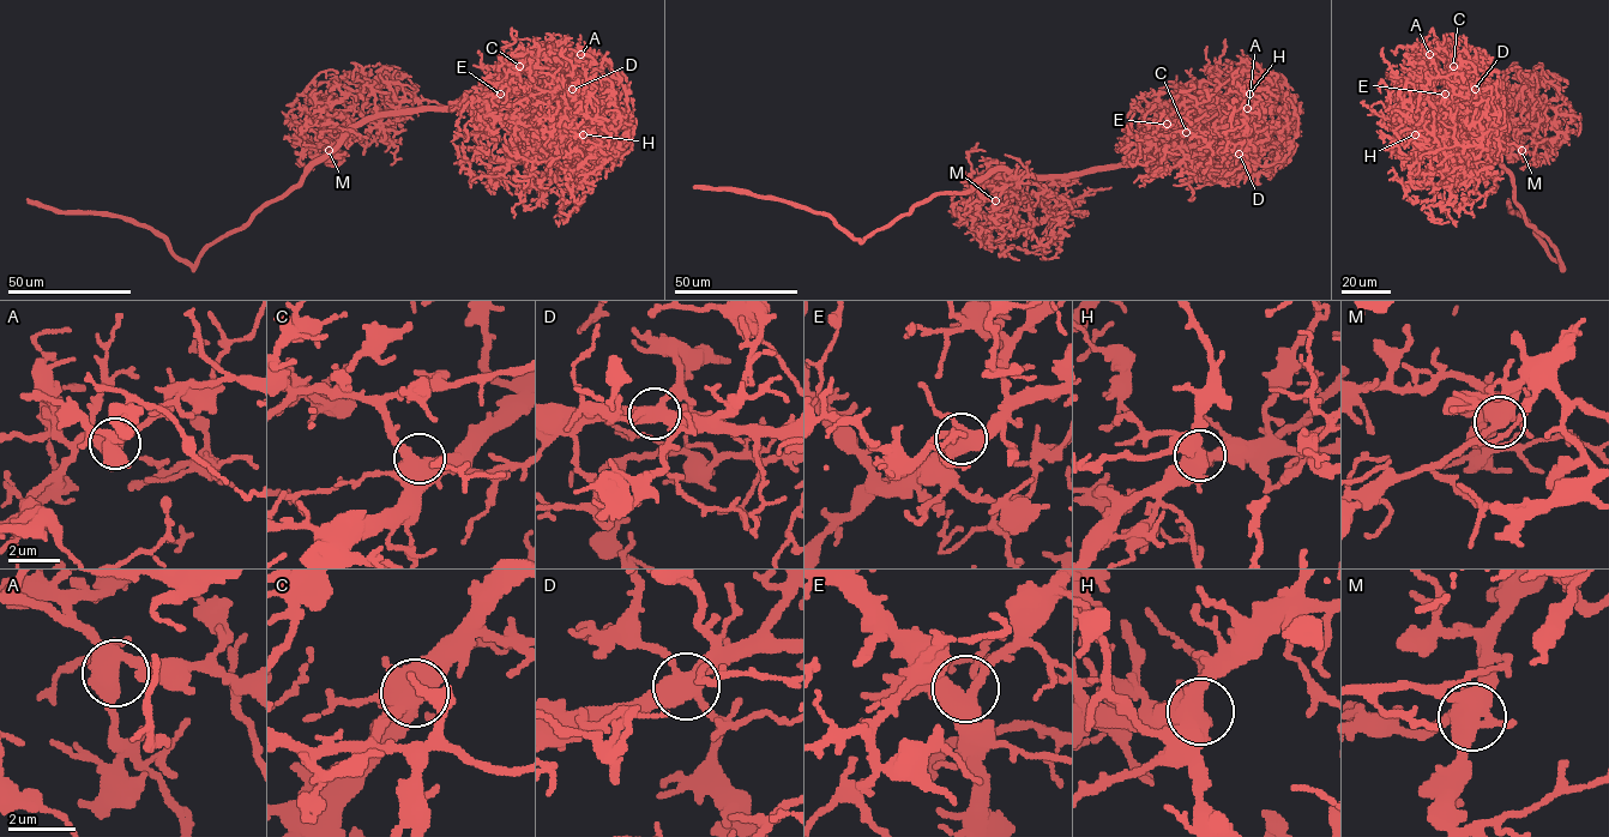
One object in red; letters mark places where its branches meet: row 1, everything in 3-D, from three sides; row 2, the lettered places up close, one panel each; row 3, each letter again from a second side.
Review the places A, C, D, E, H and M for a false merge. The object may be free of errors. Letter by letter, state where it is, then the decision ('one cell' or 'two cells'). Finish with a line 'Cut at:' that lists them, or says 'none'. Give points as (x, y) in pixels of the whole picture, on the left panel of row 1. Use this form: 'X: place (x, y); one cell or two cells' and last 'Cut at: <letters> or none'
A: place (580, 54); one cell
C: place (519, 66); one cell
D: place (572, 89); one cell
E: place (500, 94); one cell
H: place (583, 134); one cell
M: place (329, 150); one cell
Cut at: none

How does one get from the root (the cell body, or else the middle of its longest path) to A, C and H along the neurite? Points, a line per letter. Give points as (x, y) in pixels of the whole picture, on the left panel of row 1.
A: (341, 143), (372, 118), (457, 107), (498, 89), (531, 53), (561, 60), (580, 54)
C: (341, 143), (354, 128), (374, 118), (463, 104), (500, 88), (519, 66)
H: (341, 143), (372, 118), (427, 109), (505, 118), (532, 145), (544, 140), (556, 118), (558, 138), (583, 134)

